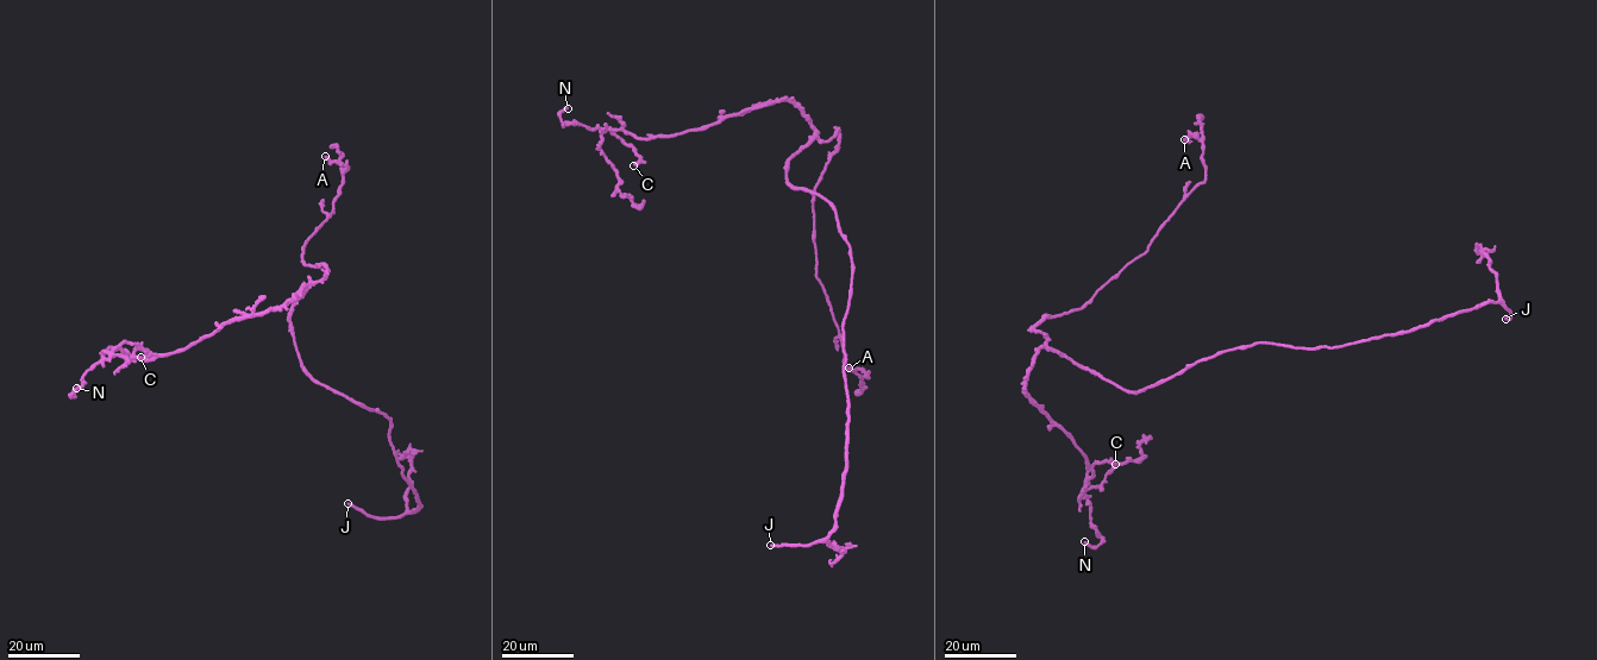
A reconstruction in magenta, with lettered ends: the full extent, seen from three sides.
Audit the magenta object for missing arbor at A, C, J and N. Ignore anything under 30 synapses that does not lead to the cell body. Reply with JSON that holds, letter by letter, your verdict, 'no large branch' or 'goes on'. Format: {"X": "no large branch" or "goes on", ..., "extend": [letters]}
{"A": "no large branch", "C": "no large branch", "J": "goes on", "N": "no large branch", "extend": ["J"]}

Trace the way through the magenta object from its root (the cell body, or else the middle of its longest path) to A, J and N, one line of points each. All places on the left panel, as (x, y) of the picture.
A: (327, 388), (302, 365), (289, 318), (327, 268), (302, 259), (306, 240), (333, 212), (345, 168), (325, 156)
J: (327, 388), (369, 410), (384, 413), (390, 420), (390, 445), (405, 479), (423, 507), (377, 519), (348, 503)
N: (327, 388), (295, 345), (290, 310), (305, 284), (183, 349), (101, 359), (71, 396), (76, 388)

